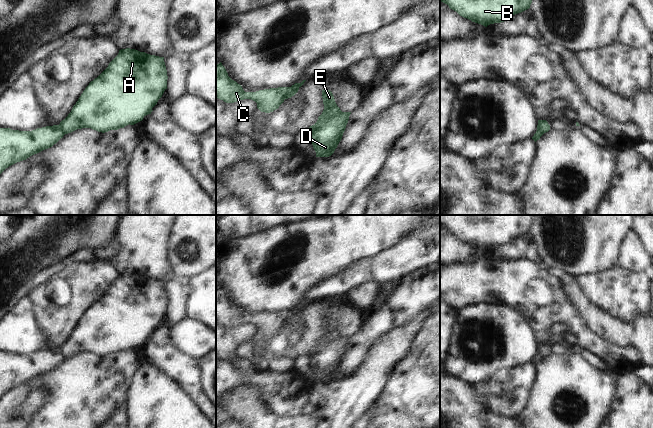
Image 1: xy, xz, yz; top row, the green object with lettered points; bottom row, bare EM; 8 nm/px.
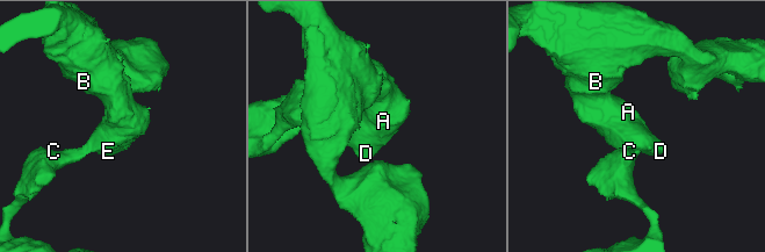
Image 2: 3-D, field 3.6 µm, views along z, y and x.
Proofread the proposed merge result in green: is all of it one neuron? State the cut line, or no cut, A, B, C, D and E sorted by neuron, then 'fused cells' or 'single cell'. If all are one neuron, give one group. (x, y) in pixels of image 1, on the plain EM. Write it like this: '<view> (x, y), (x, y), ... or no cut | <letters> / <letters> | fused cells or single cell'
xz (289, 311), (284, 322) | A B D E / C | fused cells

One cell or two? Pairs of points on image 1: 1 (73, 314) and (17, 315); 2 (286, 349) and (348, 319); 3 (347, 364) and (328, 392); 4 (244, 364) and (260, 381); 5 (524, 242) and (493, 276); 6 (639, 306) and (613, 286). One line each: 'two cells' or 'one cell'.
1: two cells
2: one cell
3: two cells
4: two cells
5: two cells
6: one cell

